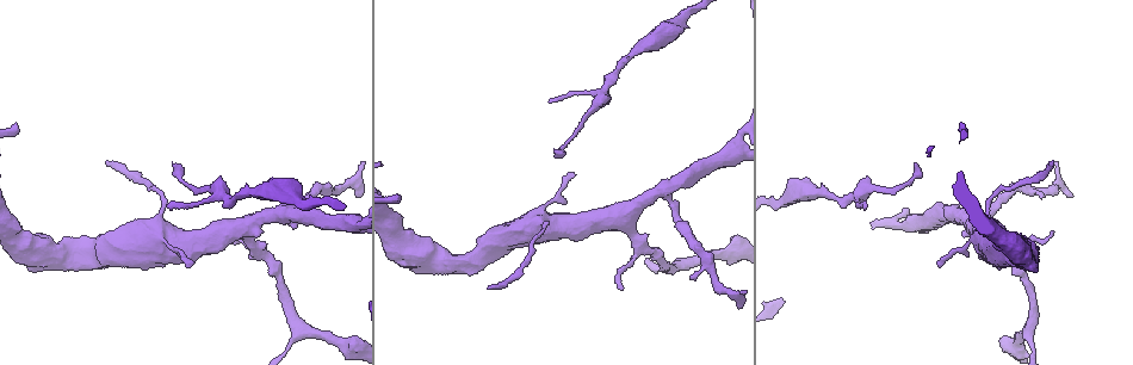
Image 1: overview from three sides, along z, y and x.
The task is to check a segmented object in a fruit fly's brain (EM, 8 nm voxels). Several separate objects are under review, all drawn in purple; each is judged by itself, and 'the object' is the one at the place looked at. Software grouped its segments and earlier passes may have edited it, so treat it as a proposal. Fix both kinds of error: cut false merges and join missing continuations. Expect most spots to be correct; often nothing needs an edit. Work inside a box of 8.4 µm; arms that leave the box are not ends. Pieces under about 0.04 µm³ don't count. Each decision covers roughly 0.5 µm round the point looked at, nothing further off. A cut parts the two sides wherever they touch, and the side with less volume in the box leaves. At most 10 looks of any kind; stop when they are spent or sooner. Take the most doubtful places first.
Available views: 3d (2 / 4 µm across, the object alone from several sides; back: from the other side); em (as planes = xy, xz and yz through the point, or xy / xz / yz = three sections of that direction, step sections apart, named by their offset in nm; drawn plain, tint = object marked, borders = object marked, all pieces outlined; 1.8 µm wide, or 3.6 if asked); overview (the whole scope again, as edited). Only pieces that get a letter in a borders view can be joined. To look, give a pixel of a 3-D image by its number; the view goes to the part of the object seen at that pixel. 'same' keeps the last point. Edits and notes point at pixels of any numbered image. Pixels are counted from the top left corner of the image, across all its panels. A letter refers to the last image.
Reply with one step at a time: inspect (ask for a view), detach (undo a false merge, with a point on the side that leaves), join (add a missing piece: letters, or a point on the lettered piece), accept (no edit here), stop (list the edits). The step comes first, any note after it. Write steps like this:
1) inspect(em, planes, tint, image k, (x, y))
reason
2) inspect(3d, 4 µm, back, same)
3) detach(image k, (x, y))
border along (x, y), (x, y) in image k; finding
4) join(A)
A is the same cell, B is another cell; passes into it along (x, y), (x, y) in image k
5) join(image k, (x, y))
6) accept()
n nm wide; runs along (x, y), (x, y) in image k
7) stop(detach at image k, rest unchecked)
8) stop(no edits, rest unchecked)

inspect(3d, 2 µm, image 1, (106, 163))
free end

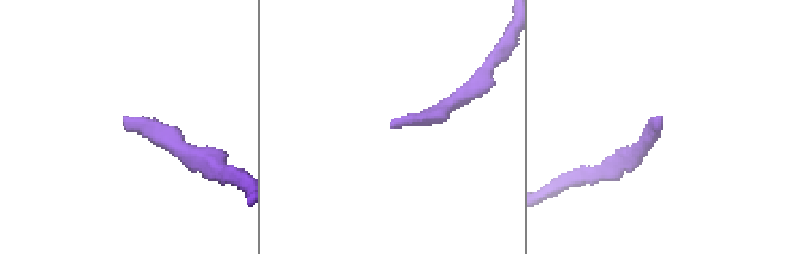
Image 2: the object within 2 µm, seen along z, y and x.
inspect(em, planes, borders, image 2, (391, 126))

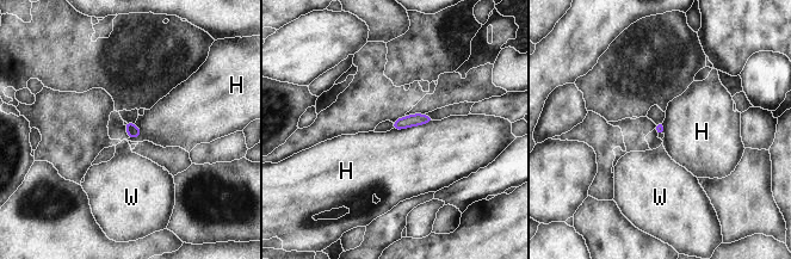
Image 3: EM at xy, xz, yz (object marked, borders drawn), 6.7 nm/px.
accept()
H touches over 300 nm; H and W are other cells; no lettered piece goes on from it

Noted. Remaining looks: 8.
inspect(3d, 2 µm, back, image 1, (570, 175))

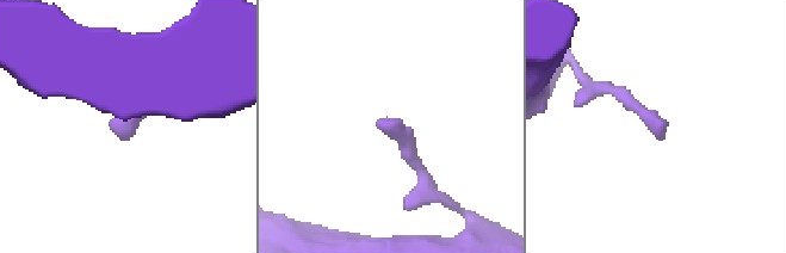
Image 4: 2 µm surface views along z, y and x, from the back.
inspect(em, xy, step 8, borders, image 4, (126, 139))
shape alone is not enough

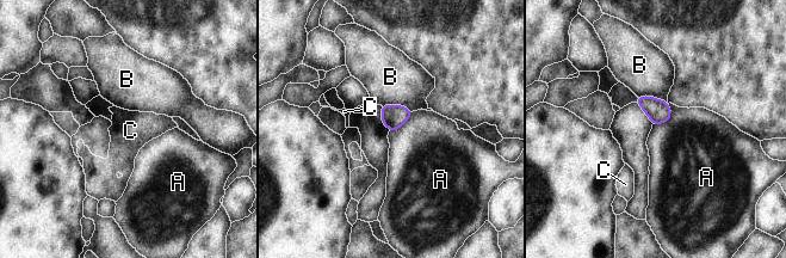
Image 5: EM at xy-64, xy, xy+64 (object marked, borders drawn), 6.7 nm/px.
accept()
160 nm wide; A, B and C are other cells; none of them fits

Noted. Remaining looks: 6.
inspect(3d, 4 µm, back, image 1, (692, 275))
an open end

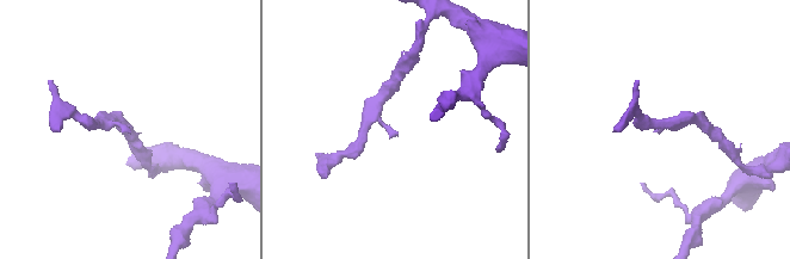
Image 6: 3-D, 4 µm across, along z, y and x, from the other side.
inspect(em, planes, borders, image 6, (660, 132))
need the tissue

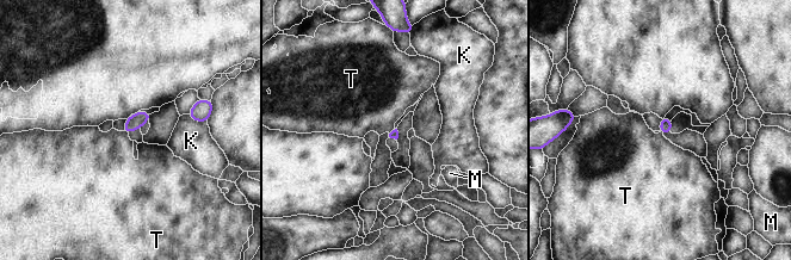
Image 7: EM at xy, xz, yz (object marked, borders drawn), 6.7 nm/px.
accept()
K, M and T are other cells; none of them fits

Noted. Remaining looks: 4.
inspect(em, 3.6 µm, xy, step 8, plain, image 1, (619, 217))
three arms meet

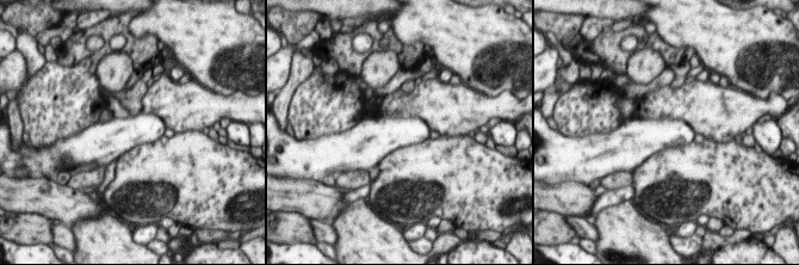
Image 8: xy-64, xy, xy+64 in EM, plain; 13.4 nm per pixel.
inspect(em, 3.6 µm, xy, step 8, borders, same)

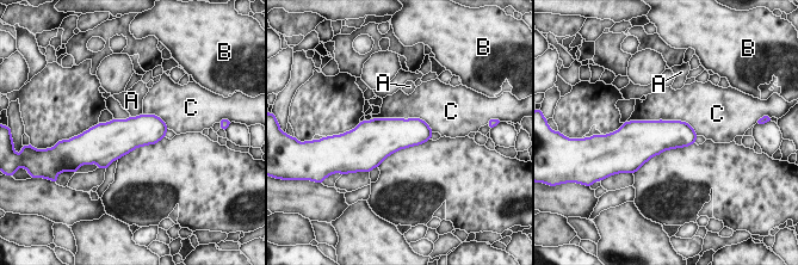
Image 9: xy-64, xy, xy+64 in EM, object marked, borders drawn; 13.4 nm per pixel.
accept()
A, B and C are other cells; border along (628, 121), (685, 121), (697, 135) in image 9; continuous, no second cell

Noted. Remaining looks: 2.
stop(no edits, rest unchecked)

